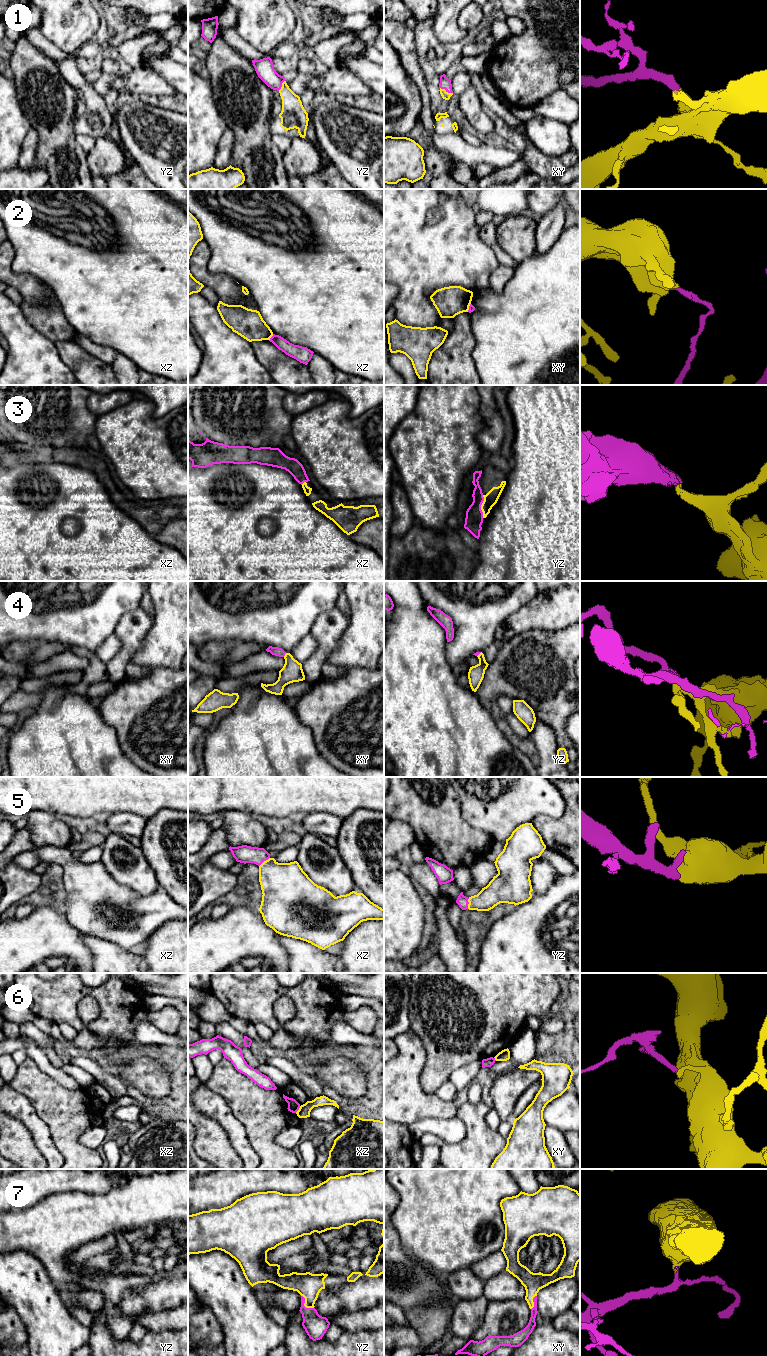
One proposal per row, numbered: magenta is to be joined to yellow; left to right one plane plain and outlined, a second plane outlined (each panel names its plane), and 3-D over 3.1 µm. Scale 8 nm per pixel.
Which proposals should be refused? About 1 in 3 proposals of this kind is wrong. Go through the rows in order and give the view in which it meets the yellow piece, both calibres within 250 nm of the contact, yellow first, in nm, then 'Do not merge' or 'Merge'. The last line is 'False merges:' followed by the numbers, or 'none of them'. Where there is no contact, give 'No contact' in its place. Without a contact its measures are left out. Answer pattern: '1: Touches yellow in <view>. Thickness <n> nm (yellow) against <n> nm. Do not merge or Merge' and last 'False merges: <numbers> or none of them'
1: Touches yellow in xy. Thickness 70 nm (yellow) against 90 nm. Merge
2: Touches yellow in xz. Thickness 240 nm (yellow) against 120 nm. Do not merge
3: Touches yellow in yz. Thickness 110 nm (yellow) against 140 nm. Merge
4: Touches yellow in xy. Thickness 170 nm (yellow) against 70 nm. Merge
5: Touches yellow in xz. Thickness 360 nm (yellow) against 140 nm. Merge
6: Touches yellow in xz. Thickness 100 nm (yellow) against 100 nm. Do not merge
7: Touches yellow in yz. Thickness 200 nm (yellow) against 180 nm. Merge
False merges: 2, 6

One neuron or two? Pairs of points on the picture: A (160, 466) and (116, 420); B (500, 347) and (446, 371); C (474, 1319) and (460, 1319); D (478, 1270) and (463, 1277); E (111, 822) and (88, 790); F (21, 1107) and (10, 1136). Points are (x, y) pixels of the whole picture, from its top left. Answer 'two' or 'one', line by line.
A: one
B: two
C: one
D: two
E: two
F: two

